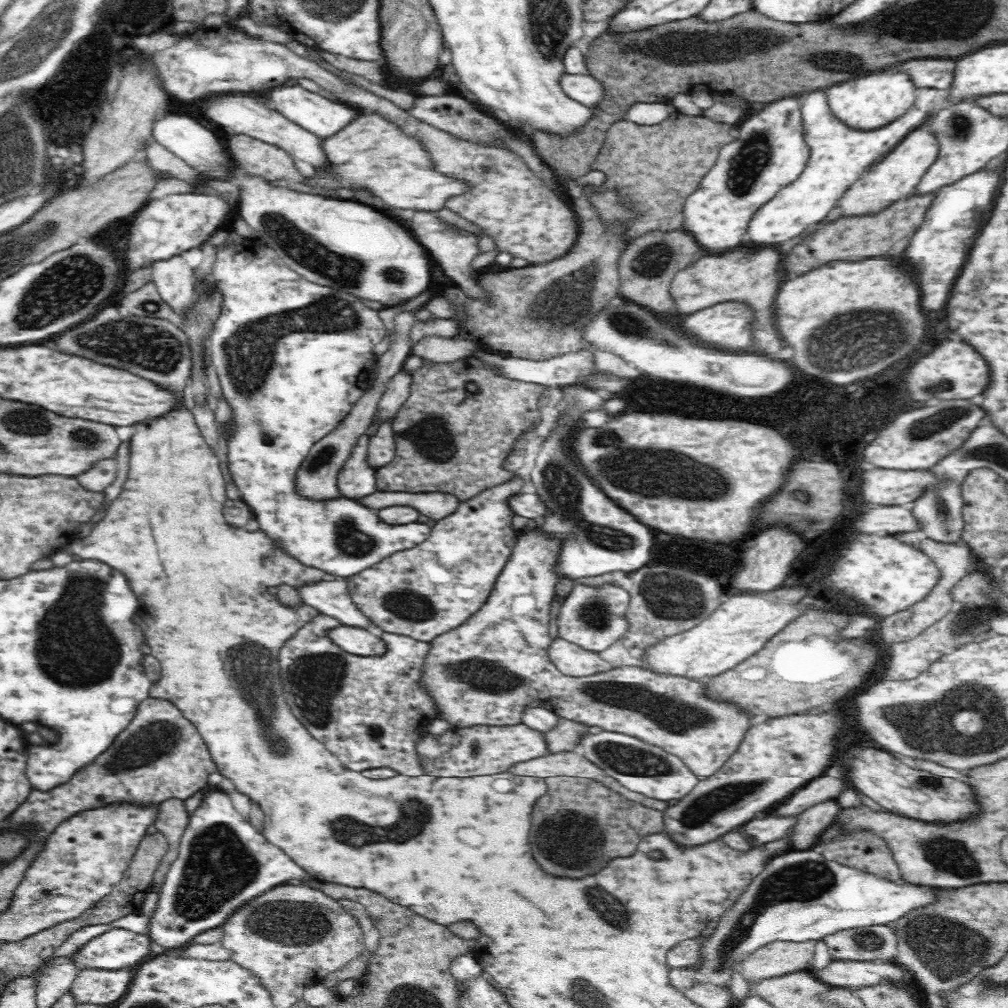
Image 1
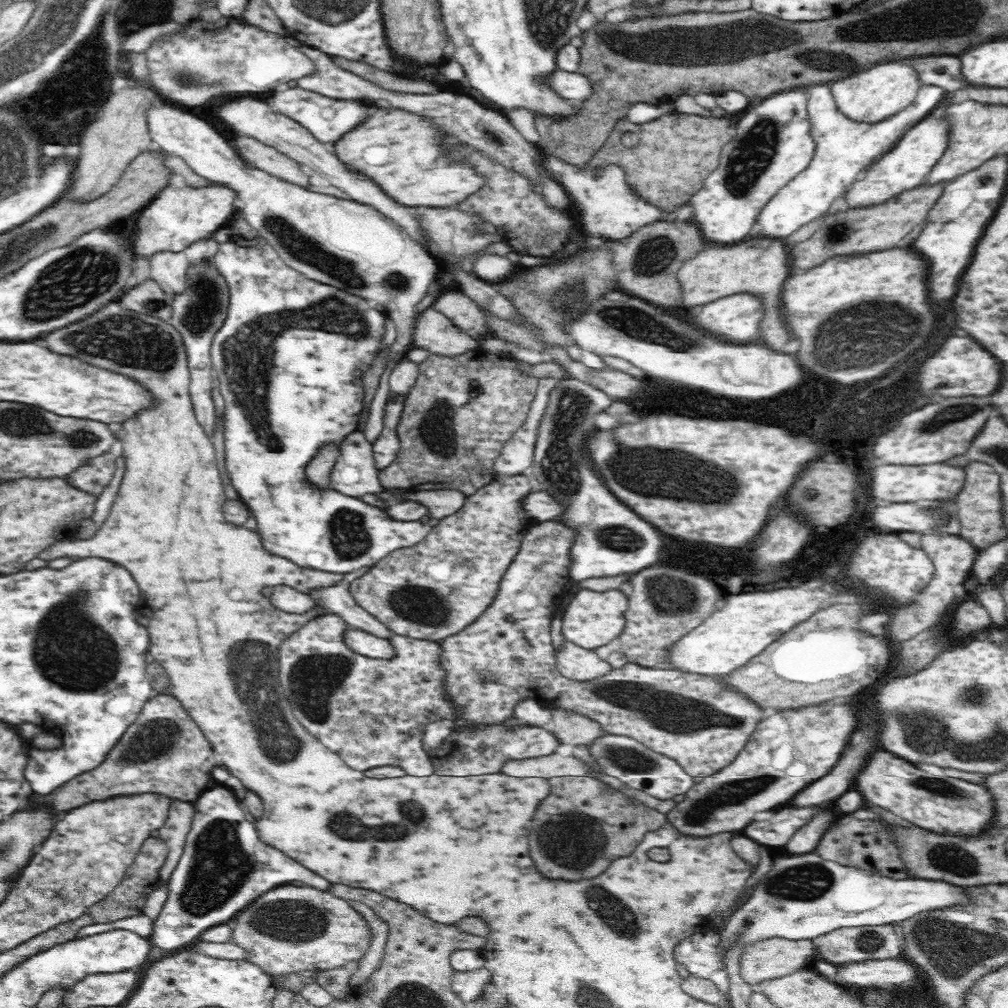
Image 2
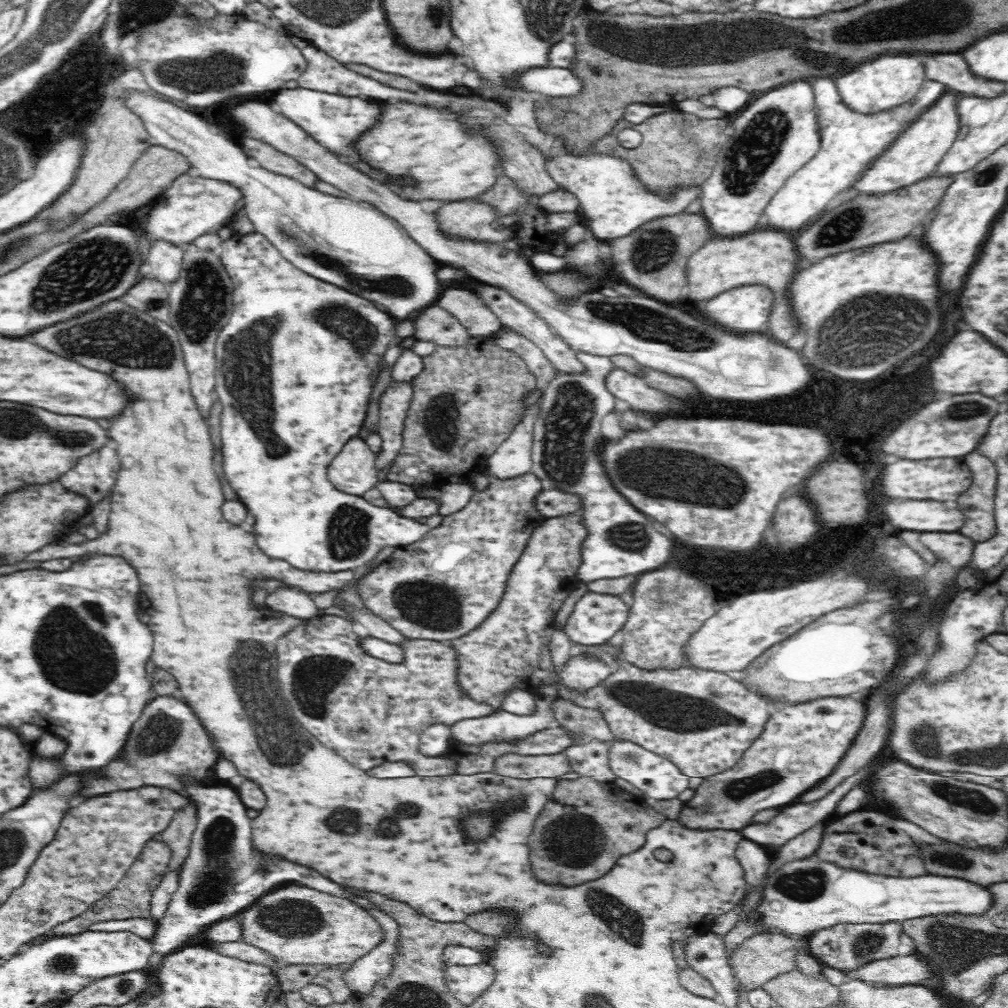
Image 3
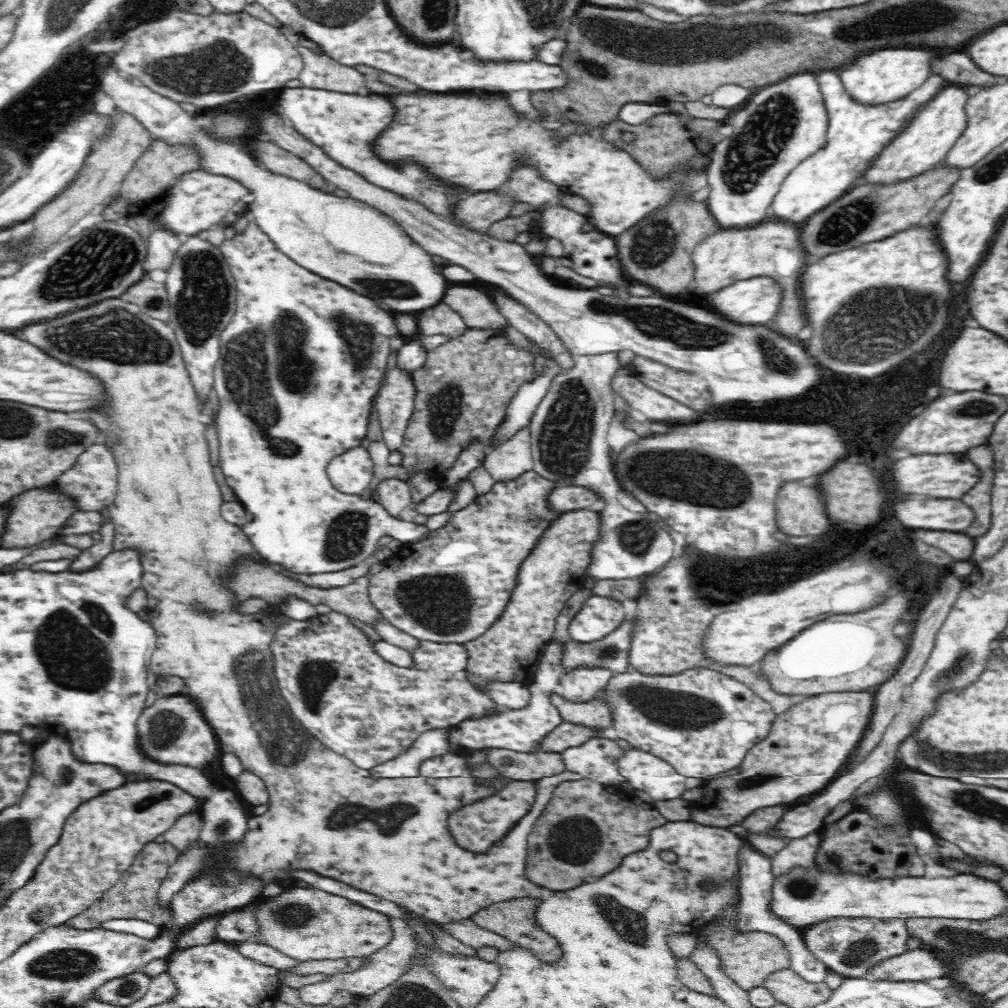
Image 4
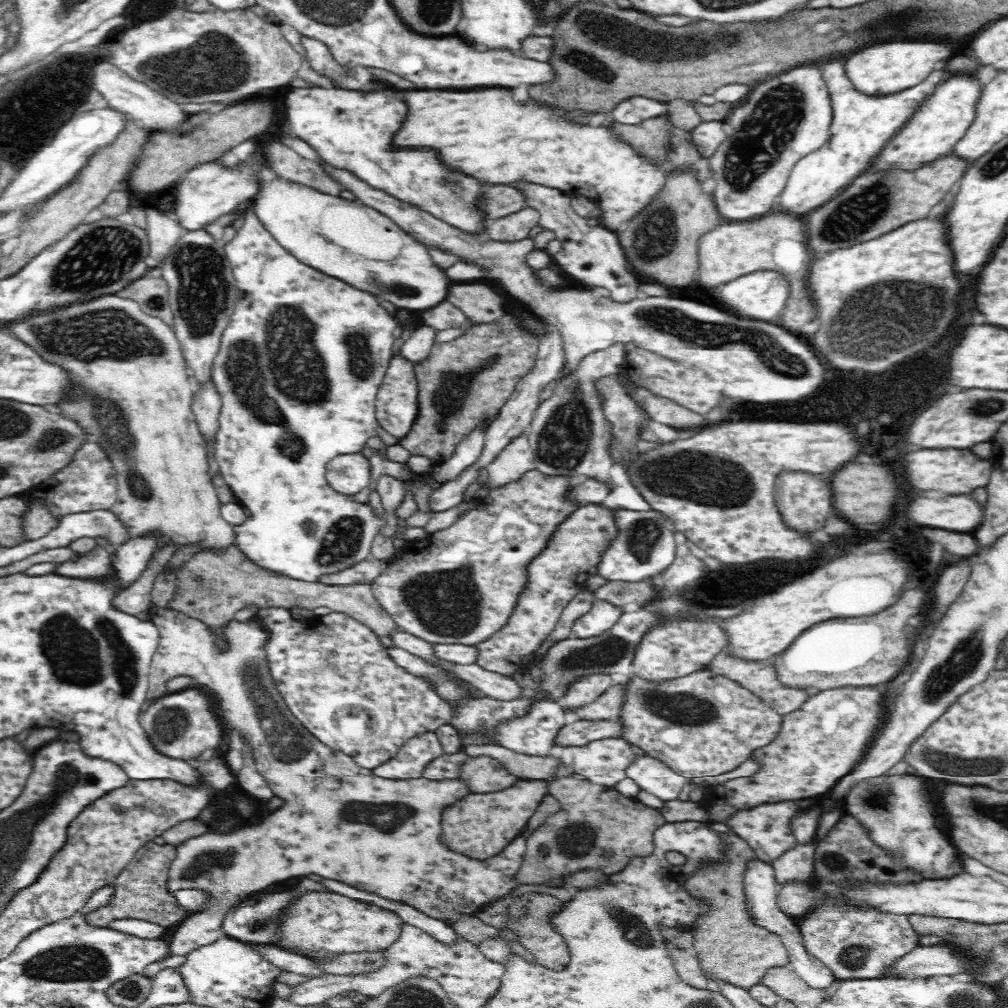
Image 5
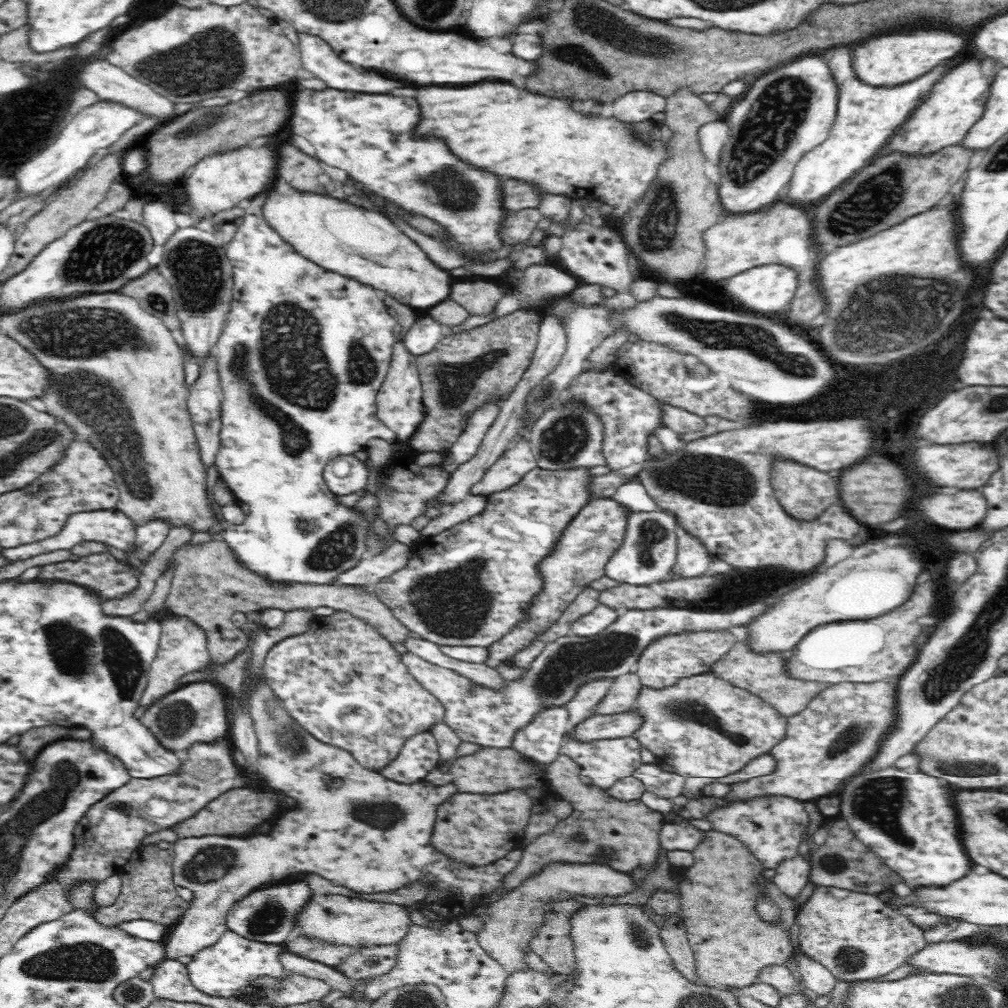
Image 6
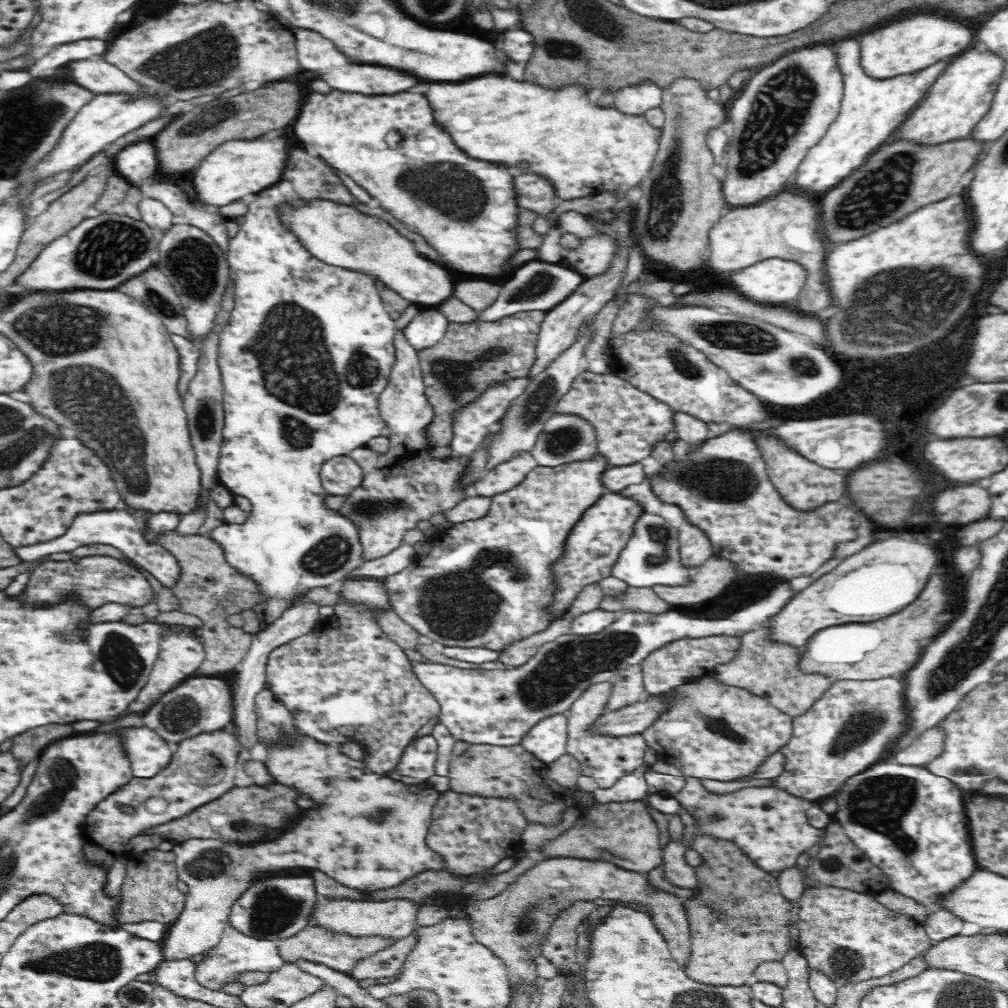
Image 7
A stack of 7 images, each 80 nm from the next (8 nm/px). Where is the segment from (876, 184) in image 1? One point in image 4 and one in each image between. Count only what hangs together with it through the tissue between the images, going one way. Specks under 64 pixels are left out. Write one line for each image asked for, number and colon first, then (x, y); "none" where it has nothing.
2: (908, 164)
3: (915, 154)
4: (922, 145)

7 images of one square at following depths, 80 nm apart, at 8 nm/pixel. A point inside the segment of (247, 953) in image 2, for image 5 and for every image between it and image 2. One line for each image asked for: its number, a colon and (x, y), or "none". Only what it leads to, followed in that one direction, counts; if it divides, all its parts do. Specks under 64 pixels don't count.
3: (345, 931)
4: (343, 928)
5: (320, 923)

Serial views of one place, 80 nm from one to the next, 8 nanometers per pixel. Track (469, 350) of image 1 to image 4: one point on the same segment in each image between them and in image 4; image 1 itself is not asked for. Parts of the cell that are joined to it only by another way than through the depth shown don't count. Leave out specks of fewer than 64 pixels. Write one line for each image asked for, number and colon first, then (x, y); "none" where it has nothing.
2: (434, 331)
3: (434, 323)
4: (440, 319)

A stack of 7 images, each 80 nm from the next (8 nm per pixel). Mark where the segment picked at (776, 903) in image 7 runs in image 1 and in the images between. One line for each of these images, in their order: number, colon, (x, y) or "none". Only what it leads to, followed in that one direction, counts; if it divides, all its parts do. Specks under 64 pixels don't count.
1: (781, 958)
2: (775, 958)
3: (763, 957)
4: (748, 960)
5: (731, 947)
6: (731, 942)

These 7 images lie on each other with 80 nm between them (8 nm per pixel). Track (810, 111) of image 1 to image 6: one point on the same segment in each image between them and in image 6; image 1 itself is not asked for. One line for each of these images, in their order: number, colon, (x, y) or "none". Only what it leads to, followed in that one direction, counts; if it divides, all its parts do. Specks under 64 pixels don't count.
2: (844, 149)
3: (849, 144)
4: (855, 136)
5: (859, 129)
6: (866, 117)

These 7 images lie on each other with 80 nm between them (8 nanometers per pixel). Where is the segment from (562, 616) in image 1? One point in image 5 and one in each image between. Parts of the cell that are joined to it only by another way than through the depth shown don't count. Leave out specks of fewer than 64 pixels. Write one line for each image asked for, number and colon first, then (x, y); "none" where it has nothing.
2: (592, 619)
3: (596, 617)
4: (599, 616)
5: (603, 615)

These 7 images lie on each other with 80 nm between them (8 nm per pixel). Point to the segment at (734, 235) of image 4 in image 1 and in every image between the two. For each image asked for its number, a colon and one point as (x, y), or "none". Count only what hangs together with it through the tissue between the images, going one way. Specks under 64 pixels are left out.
1: (750, 278)
2: (759, 267)
3: (767, 258)

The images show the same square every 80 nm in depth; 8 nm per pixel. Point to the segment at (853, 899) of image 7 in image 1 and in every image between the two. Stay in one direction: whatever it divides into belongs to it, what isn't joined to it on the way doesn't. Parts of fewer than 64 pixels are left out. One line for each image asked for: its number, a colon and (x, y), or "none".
1: (875, 943)
2: (846, 945)
3: (845, 947)
4: (851, 947)
5: (854, 944)
6: (857, 937)

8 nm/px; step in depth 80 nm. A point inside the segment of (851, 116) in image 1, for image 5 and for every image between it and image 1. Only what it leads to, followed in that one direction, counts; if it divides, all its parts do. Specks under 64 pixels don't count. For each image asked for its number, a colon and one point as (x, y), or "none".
2: (883, 89)
3: (888, 81)
4: (889, 74)
5: (886, 68)

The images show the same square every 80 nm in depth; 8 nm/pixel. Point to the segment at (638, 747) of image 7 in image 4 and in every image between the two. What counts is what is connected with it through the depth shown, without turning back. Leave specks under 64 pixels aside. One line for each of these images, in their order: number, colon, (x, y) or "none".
4: (597, 759)
5: (604, 762)
6: (605, 761)

